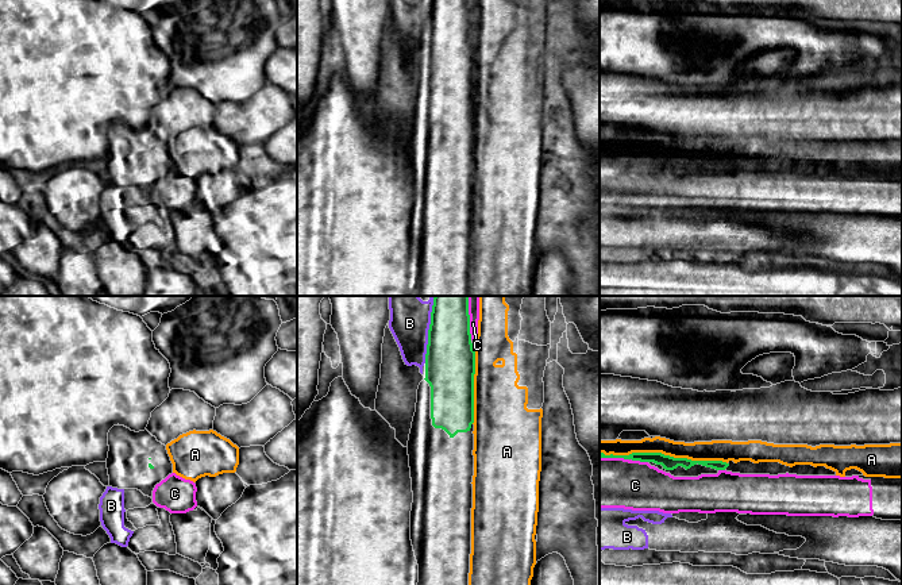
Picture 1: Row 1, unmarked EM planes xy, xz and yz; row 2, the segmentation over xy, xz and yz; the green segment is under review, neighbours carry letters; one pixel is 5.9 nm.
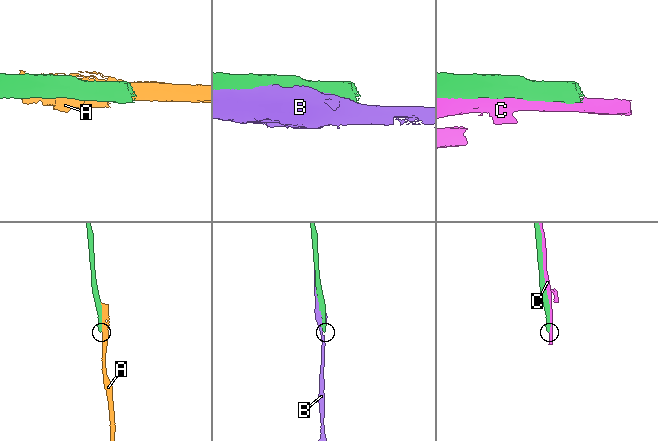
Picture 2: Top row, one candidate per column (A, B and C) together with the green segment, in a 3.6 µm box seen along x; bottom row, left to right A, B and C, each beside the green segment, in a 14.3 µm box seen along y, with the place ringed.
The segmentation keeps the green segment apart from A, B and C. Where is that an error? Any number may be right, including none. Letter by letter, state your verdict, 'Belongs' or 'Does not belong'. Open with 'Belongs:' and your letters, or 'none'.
Belongs: none
A: Does not belong
B: Does not belong
C: Does not belong

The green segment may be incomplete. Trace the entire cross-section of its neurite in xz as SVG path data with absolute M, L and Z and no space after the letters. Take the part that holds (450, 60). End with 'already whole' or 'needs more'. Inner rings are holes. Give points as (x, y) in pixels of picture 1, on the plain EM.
M433 0L425 76L417 86L408 138L413 200L410 238L419 262L413 296L469 296L474 173L475 49L469 0Z; needs more

